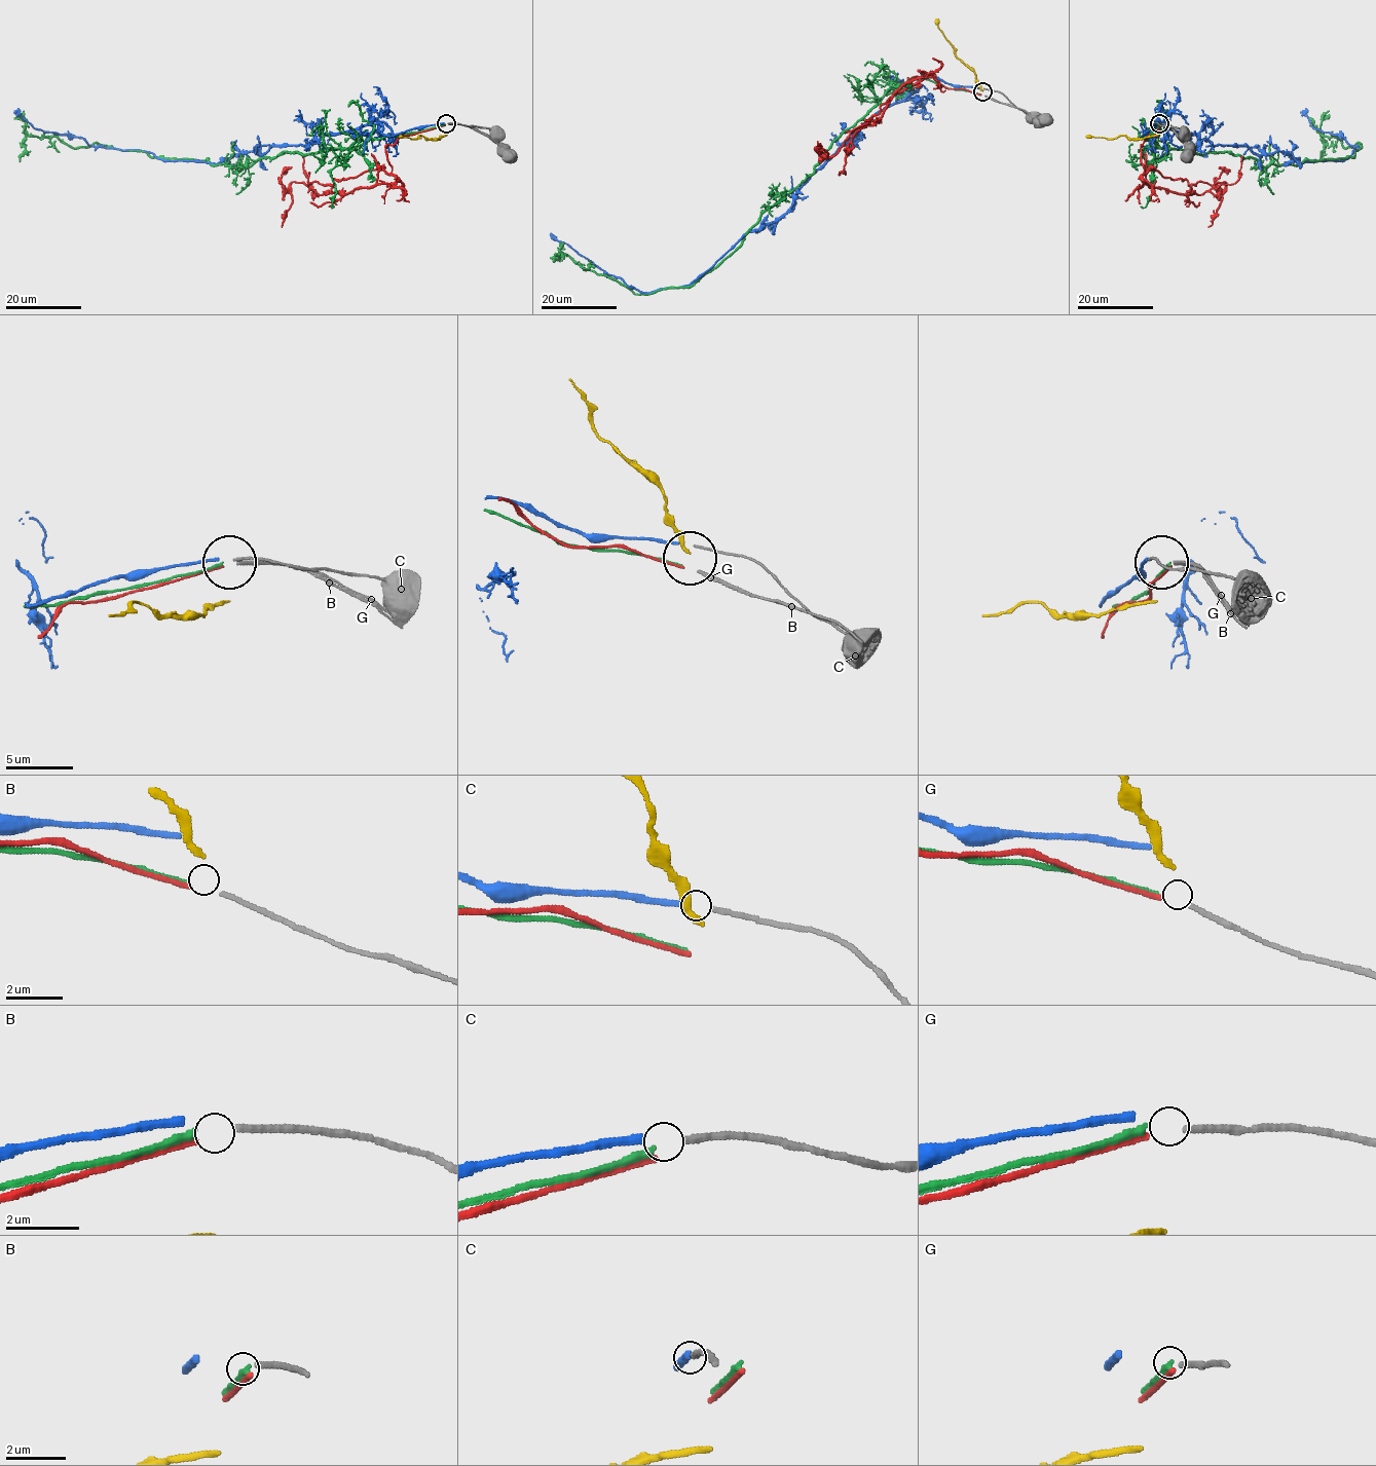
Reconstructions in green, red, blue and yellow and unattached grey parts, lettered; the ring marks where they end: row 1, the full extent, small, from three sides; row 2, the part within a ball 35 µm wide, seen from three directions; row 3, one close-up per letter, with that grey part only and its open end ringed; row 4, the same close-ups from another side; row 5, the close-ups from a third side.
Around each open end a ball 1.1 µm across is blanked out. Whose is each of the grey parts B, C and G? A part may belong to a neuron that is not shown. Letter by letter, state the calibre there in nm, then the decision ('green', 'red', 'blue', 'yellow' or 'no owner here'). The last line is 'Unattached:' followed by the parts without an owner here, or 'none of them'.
B: 170 nm | green
C: 170 nm | no owner here
G: 170 nm | red
Unattached: C

